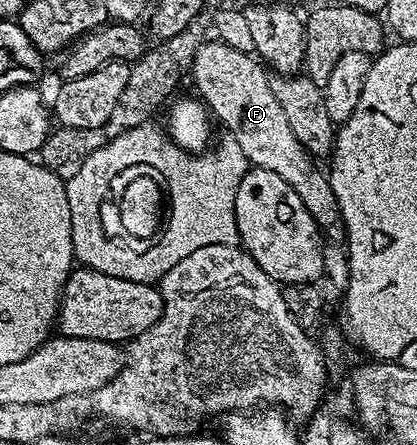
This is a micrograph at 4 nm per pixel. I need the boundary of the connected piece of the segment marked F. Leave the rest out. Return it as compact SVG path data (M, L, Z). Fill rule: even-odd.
M206 39L195 51L192 81L197 88L196 96L216 120L218 117L225 124L224 132L243 147L250 166L275 171L303 199L303 207L315 219L318 230L330 242L340 242L345 236L345 226L341 224L335 191L331 191L328 176L313 166L314 158L291 133L290 124L269 86L266 66L253 53L235 51L222 41Z

